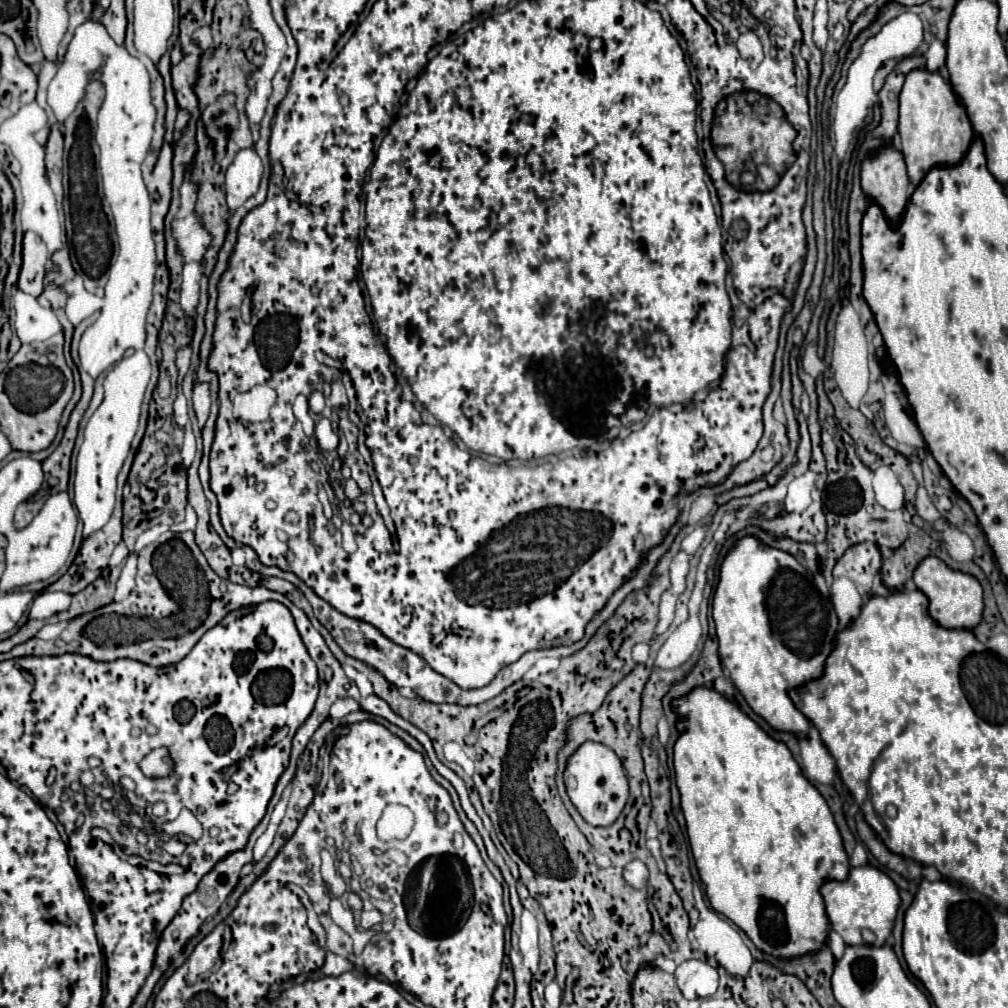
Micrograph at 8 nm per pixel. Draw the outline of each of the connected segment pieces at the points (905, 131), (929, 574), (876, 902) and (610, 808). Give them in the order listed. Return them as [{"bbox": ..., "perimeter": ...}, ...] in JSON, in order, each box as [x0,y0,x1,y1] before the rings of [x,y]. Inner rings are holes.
[{"bbox":[898,70,974,186],"perimeter":[[[912,70],[906,76],[902,94],[899,94],[898,132],[902,138],[902,156],[908,166],[908,178],[914,186],[922,182],[922,176],[934,166],[958,164],[970,148],[974,130],[970,134],[970,120],[964,106],[958,102],[952,86],[942,80],[938,72]]]},{"bbox":[914,556,982,630],"perimeter":[[[928,556],[920,562],[920,566],[914,572],[914,584],[926,594],[930,600],[930,616],[942,626],[942,628],[966,628],[972,630],[982,620],[982,586],[980,582],[964,572],[950,570],[940,558]]]},{"bbox":[820,866,900,946],"perimeter":[[[860,866],[852,868],[848,880],[844,882],[826,882],[820,888],[824,902],[826,902],[826,912],[832,922],[832,928],[844,938],[844,942],[850,946],[860,946],[864,944],[862,940],[862,930],[872,930],[876,934],[876,946],[882,946],[886,938],[890,936],[896,920],[896,912],[900,906],[900,894],[896,884],[878,868],[874,866]]]},{"bbox":[564,742,628,826],"perimeter":[[[584,742],[568,760],[564,772],[566,792],[580,812],[580,816],[592,826],[610,826],[622,812],[628,800],[628,780],[620,758],[604,744]]]}]

